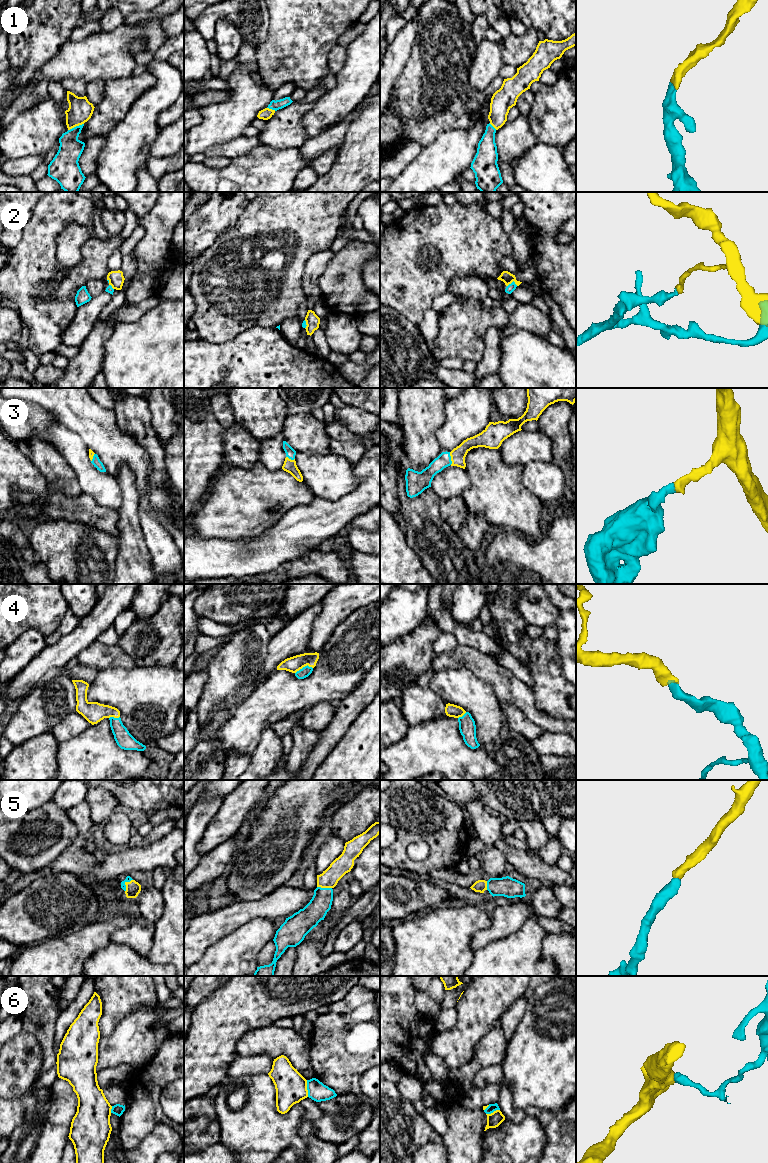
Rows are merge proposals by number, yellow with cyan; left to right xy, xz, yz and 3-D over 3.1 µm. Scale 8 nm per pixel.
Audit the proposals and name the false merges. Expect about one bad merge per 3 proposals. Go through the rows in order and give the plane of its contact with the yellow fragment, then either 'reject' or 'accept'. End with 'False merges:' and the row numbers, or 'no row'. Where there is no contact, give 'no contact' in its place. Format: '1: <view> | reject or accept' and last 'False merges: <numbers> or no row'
1: xy | accept
2: yz | reject
3: yz | accept
4: xz | accept
5: xy | accept
6: xz | reject
False merges: 2, 6

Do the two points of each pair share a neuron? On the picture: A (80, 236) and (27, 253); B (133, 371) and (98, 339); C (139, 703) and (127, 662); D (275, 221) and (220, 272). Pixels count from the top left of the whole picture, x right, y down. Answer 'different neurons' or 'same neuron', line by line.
A: different neurons
B: different neurons
C: different neurons
D: same neuron

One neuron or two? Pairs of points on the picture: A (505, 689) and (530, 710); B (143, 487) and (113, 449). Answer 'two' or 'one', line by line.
A: one
B: one

